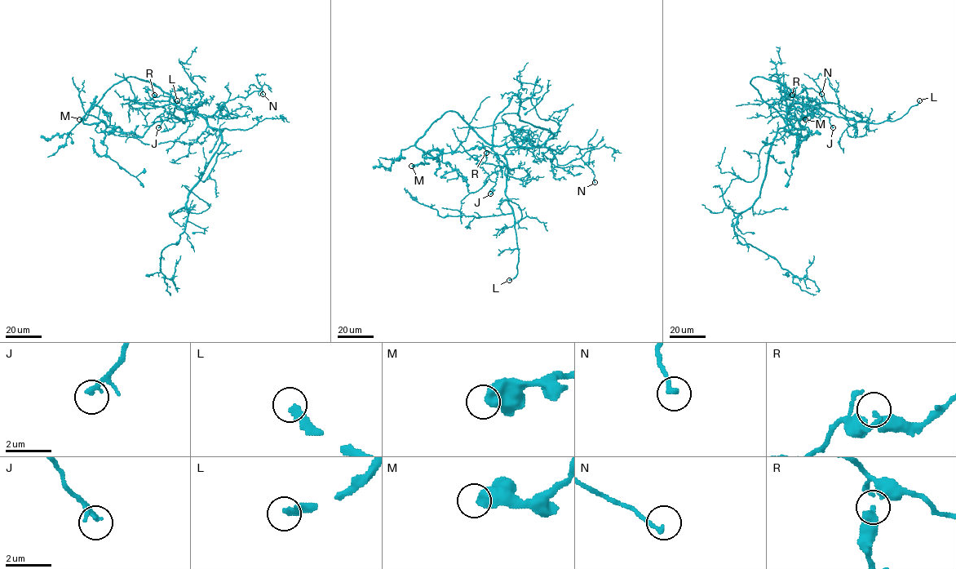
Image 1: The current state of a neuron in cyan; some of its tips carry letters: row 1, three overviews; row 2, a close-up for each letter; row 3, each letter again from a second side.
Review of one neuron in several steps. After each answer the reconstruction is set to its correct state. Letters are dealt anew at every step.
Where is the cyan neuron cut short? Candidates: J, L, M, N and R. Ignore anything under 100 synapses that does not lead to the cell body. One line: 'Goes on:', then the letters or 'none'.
Goes on: L

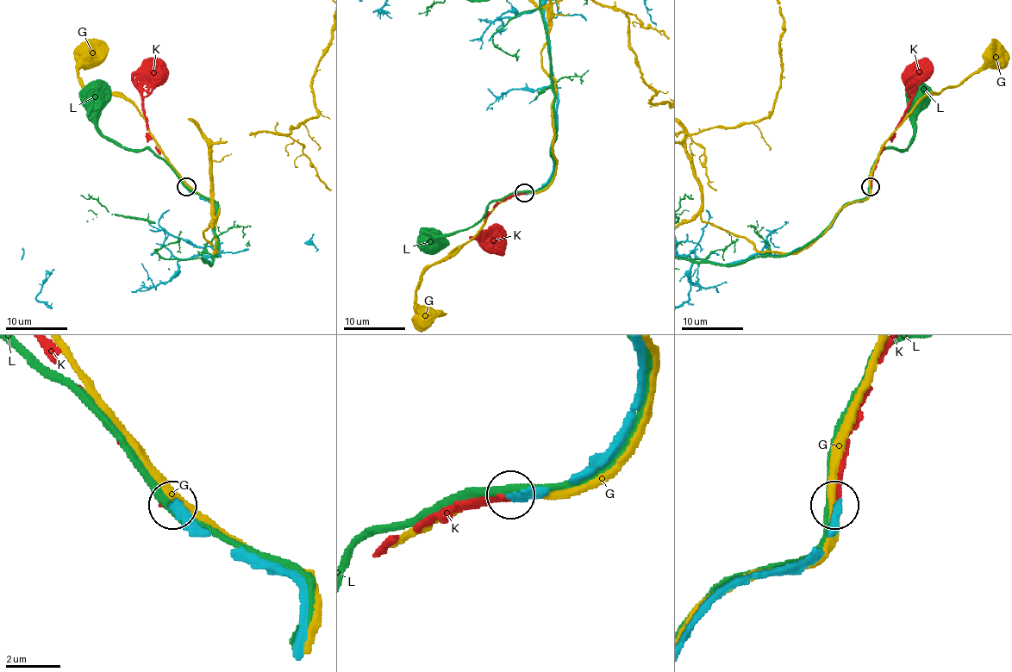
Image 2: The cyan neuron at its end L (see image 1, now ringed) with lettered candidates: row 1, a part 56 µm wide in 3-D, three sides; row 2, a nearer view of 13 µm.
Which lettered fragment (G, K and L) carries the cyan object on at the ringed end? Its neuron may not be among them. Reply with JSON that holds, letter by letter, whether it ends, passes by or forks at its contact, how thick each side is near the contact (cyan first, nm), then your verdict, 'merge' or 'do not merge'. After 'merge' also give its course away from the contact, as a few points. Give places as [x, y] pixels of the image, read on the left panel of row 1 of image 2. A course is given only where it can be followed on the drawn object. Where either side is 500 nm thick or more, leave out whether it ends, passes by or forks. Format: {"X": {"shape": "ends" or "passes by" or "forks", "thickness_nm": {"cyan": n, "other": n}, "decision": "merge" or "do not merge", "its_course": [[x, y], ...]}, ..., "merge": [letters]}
{"G": {"shape": "passes by", "thickness_nm": {"cyan": 440, "other": 260}, "decision": "do not merge"}, "K": {"shape": "ends", "thickness_nm": {"cyan": 360, "other": 320}, "decision": "merge"}, "L": {"shape": "passes by", "thickness_nm": {"cyan": 440, "other": 300}, "decision": "do not merge"}, "merge": ["K"]}

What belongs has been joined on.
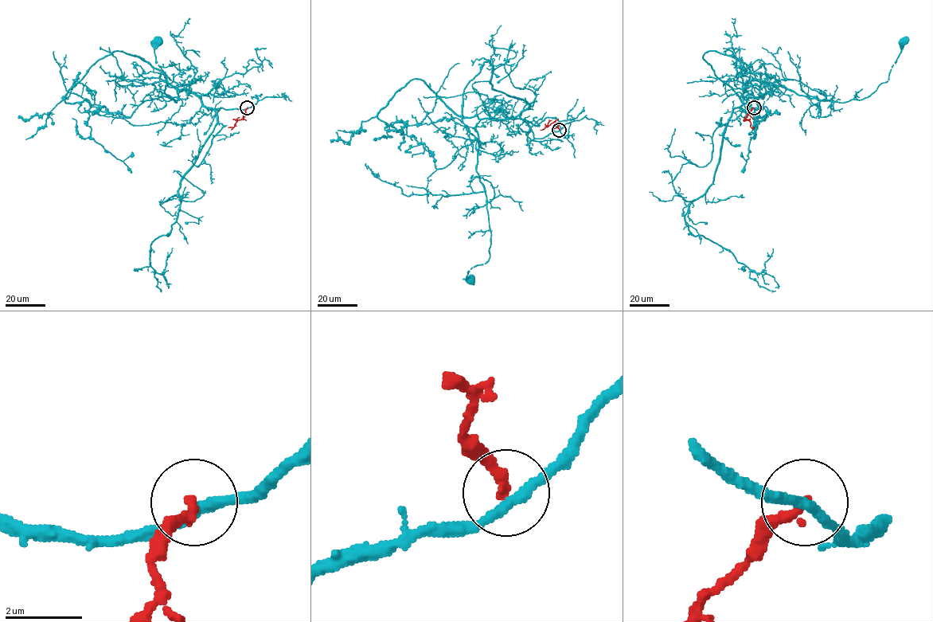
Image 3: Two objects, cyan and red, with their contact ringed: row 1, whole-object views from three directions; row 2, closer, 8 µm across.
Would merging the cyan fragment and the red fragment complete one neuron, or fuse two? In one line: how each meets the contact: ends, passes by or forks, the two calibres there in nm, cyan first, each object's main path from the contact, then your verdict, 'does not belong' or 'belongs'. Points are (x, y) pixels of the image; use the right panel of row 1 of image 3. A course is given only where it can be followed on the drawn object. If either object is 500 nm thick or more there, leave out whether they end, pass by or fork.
cyan passes by; red ends there; 260 nm thick on the cyan side, 280 nm on the other; cyan runs (754, 107), (739, 107), (743, 85), (753, 80), (821, 100), (868, 96), (888, 80), (903, 41); red runs (754, 107), (745, 118), (754, 127); does not belong

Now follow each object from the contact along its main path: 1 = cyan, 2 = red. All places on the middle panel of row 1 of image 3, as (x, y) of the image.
1: (560, 130), (536, 138), (518, 115), (482, 119), (475, 126), (490, 244), (489, 260), (467, 272), (470, 279)
2: (560, 130), (554, 121), (540, 130)

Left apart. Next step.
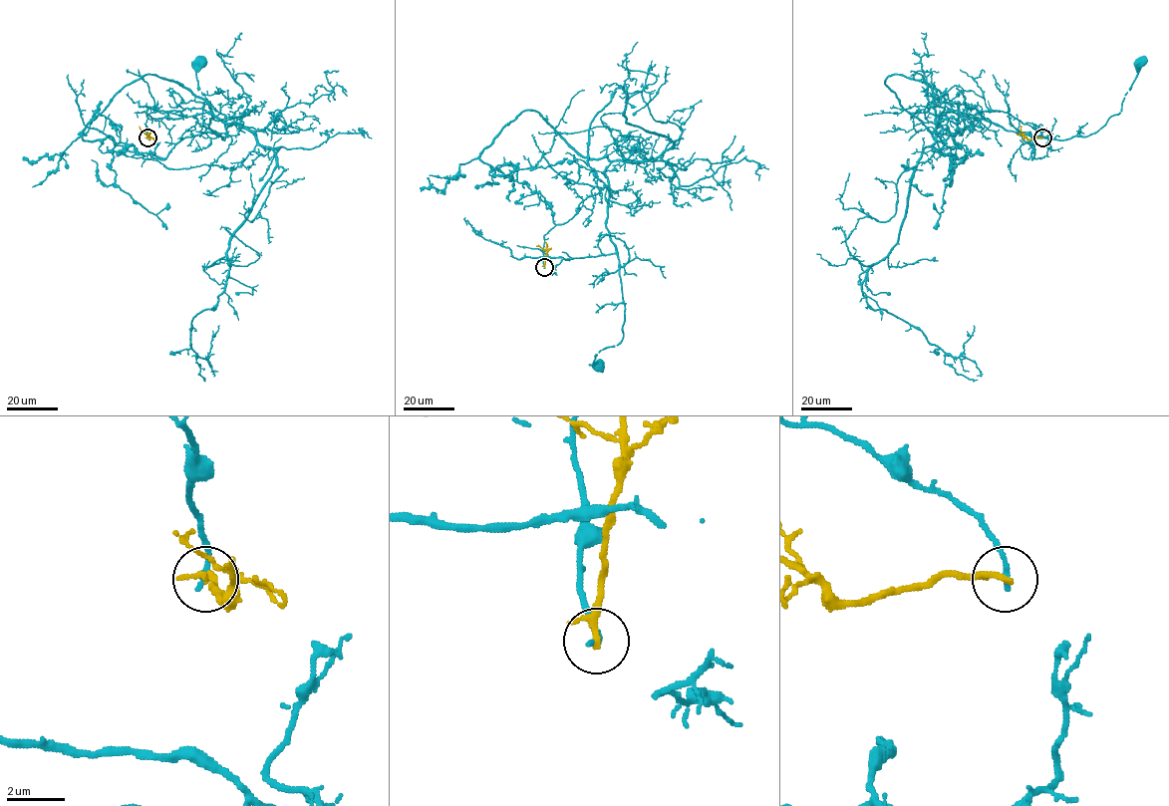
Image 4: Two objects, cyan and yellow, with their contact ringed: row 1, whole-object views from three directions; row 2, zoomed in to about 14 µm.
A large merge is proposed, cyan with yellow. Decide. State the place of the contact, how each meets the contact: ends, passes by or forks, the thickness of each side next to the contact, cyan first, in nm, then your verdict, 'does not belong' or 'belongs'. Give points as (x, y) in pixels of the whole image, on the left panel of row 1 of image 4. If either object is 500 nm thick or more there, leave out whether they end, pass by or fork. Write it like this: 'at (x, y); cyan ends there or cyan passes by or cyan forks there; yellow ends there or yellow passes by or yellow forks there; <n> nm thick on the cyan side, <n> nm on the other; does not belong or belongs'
at (147, 137); cyan ends there; yellow passes by; 180 nm thick on the cyan side, 180 nm on the other; does not belong

